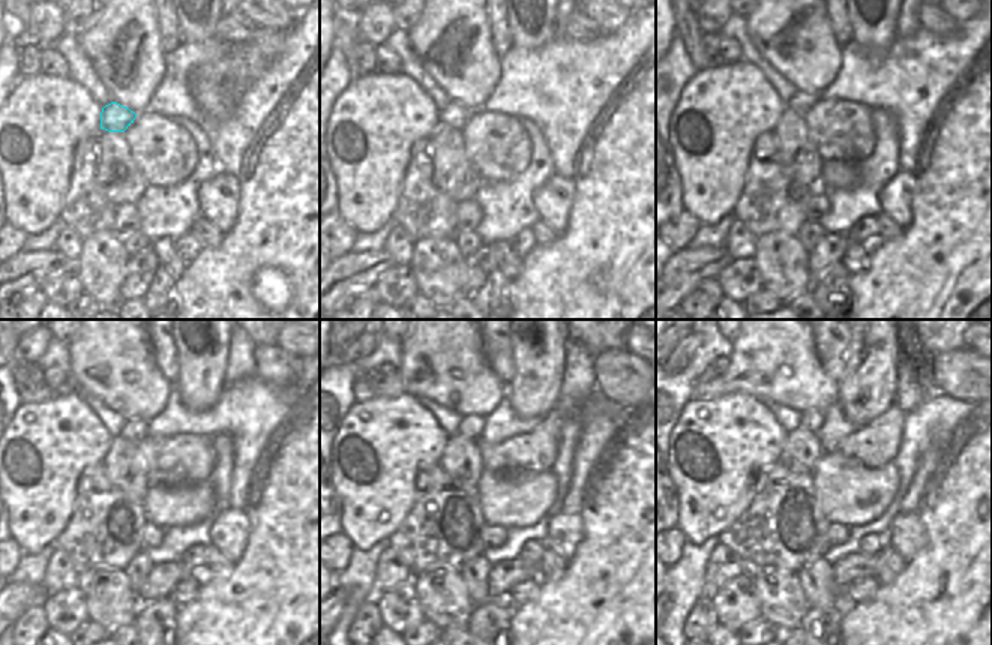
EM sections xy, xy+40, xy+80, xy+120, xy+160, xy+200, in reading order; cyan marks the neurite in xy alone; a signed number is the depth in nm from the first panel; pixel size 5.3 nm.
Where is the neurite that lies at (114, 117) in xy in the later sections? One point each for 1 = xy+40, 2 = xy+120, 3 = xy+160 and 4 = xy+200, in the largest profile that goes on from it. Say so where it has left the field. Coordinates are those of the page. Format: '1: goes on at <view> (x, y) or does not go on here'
1: goes on at xy+40 (456, 116)
2: goes on at xy+120 (135, 431)
3: goes on at xy+160 (471, 426)
4: goes on at xy+200 (811, 420)

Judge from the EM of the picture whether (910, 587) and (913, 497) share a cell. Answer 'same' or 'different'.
different

